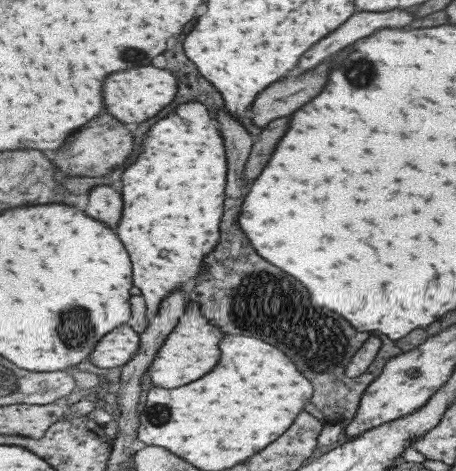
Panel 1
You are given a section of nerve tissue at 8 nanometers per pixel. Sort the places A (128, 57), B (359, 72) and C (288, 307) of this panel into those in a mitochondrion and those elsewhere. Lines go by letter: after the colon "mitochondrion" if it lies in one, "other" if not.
A: mitochondrion
B: mitochondrion
C: mitochondrion

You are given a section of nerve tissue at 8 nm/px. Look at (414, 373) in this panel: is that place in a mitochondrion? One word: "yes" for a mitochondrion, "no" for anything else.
no

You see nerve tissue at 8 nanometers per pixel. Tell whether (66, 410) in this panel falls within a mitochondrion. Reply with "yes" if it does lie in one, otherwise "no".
no

